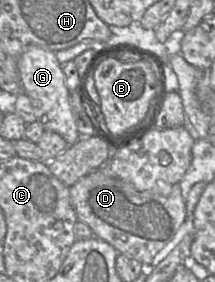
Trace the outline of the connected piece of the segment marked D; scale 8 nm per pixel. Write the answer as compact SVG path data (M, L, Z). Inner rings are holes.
M97 169L70 186L69 191L78 221L87 224L95 237L109 243L118 254L135 259L143 266L154 265L186 219L186 197L179 183L172 186L168 196L162 196L140 192Z

